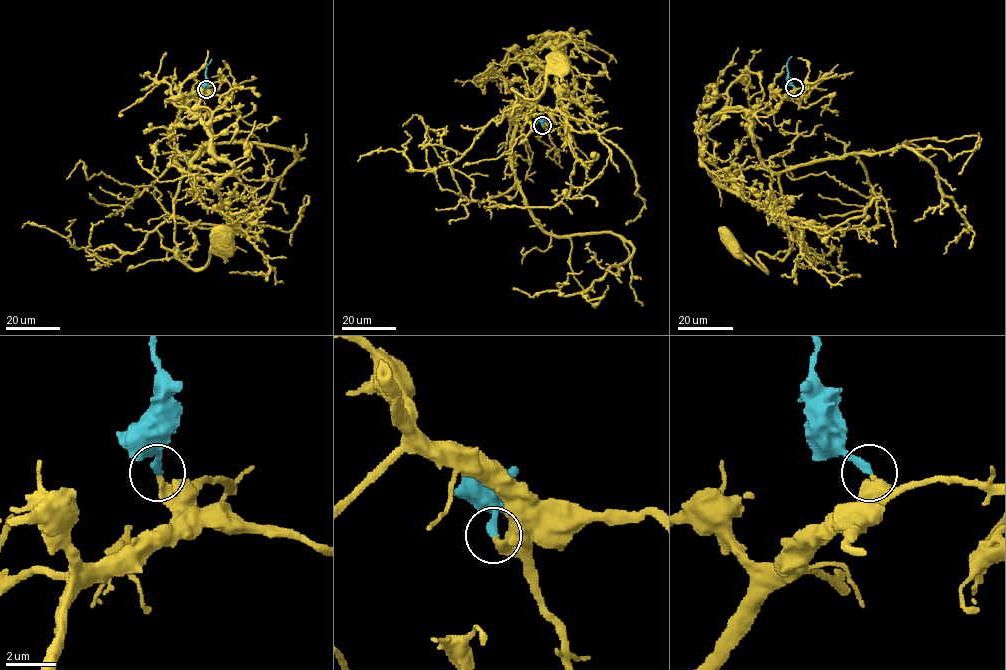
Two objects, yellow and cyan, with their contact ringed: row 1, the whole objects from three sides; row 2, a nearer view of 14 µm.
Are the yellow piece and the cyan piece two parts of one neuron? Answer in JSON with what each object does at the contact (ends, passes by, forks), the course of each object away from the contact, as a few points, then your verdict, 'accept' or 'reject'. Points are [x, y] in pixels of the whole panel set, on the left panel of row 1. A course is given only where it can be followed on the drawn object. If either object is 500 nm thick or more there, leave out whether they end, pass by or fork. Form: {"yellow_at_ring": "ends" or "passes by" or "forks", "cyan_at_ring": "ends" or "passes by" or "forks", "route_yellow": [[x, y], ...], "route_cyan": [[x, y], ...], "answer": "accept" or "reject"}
{"yellow_at_ring": "ends", "cyan_at_ring": "ends", "route_yellow": [[206, 89], [195, 111], [208, 112], [210, 139], [173, 202], [176, 257], [202, 269], [225, 239]], "route_cyan": [[206, 89], [206, 66], [211, 59]], "answer": "accept"}

